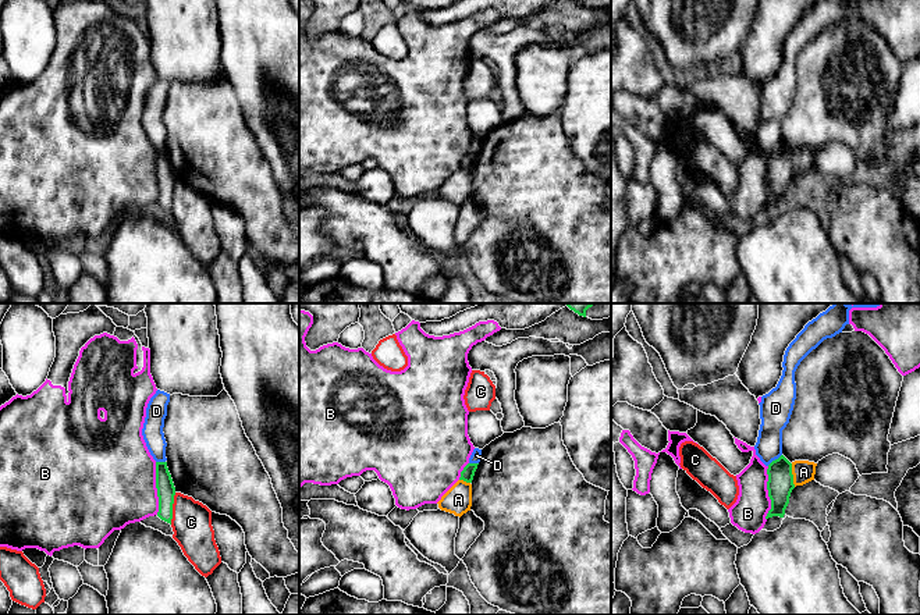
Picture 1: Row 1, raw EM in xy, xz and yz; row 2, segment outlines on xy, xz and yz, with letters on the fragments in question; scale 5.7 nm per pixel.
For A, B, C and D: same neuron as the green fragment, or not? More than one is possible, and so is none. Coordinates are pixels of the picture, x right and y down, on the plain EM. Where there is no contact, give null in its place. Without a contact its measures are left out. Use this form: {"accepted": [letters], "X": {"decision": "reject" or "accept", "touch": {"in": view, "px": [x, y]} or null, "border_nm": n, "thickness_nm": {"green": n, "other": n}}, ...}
{"accepted": [], "A": {"decision": "reject", "touch": {"in": "yz", "px": [792, 163]}, "border_nm": 140, "thickness_nm": {"green": 150, "other": 130}}, "B": {"decision": "reject", "touch": {"in": "yz", "px": [768, 181]}, "border_nm": 320, "thickness_nm": {"green": 150, "other": 200}}, "C": {"decision": "reject", "touch": {"in": "xy", "px": [171, 196]}, "border_nm": 190, "thickness_nm": {"green": 110, "other": 220}}, "D": {"decision": "reject", "touch": {"in": "yz", "px": [775, 148]}, "border_nm": 110, "thickness_nm": {"green": 150, "other": 160}}}

